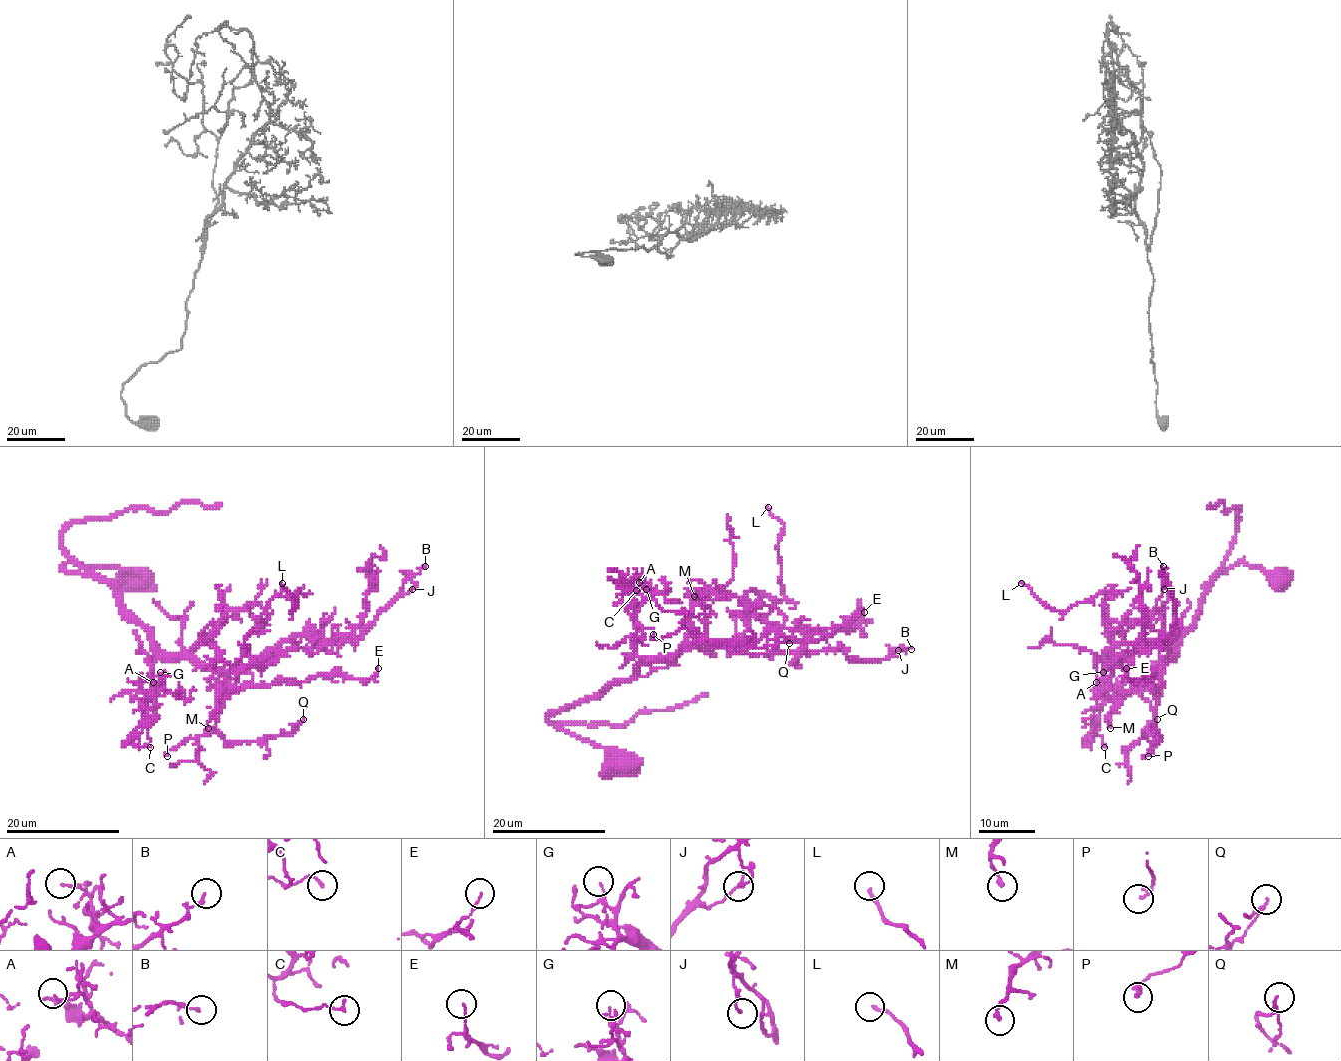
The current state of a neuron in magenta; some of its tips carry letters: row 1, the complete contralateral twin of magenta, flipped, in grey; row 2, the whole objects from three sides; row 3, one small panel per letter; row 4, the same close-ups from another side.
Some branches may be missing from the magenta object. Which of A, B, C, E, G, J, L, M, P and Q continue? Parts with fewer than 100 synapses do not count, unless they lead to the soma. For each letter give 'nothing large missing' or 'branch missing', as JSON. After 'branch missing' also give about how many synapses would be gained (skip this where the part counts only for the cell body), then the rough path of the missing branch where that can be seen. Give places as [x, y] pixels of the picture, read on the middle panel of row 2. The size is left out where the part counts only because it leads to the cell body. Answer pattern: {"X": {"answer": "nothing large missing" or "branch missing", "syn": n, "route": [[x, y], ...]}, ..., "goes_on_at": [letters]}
{"A": {"answer": "nothing large missing"}, "B": {"answer": "nothing large missing"}, "C": {"answer": "nothing large missing"}, "E": {"answer": "nothing large missing"}, "G": {"answer": "nothing large missing"}, "J": {"answer": "nothing large missing"}, "L": {"answer": "nothing large missing"}, "M": {"answer": "nothing large missing"}, "P": {"answer": "nothing large missing"}, "Q": {"answer": "nothing large missing"}, "goes_on_at": []}

